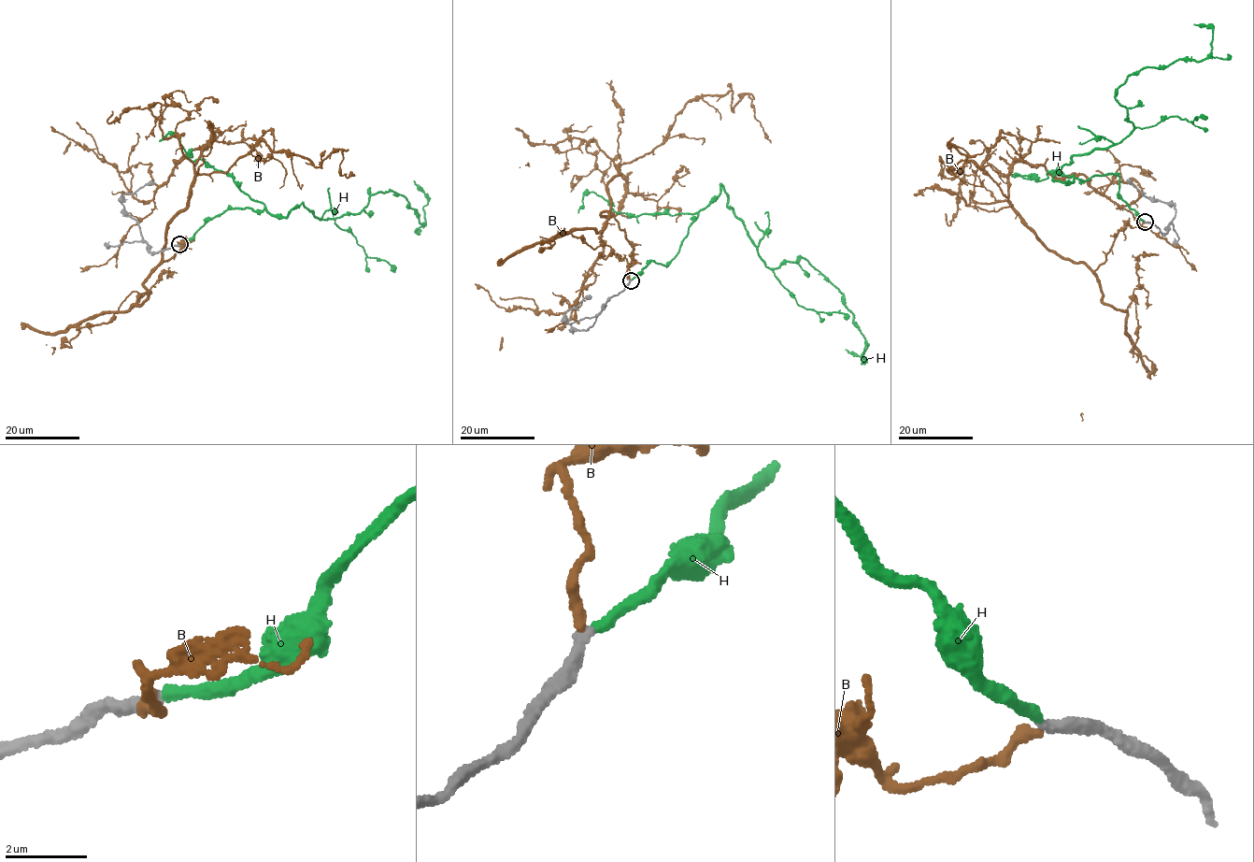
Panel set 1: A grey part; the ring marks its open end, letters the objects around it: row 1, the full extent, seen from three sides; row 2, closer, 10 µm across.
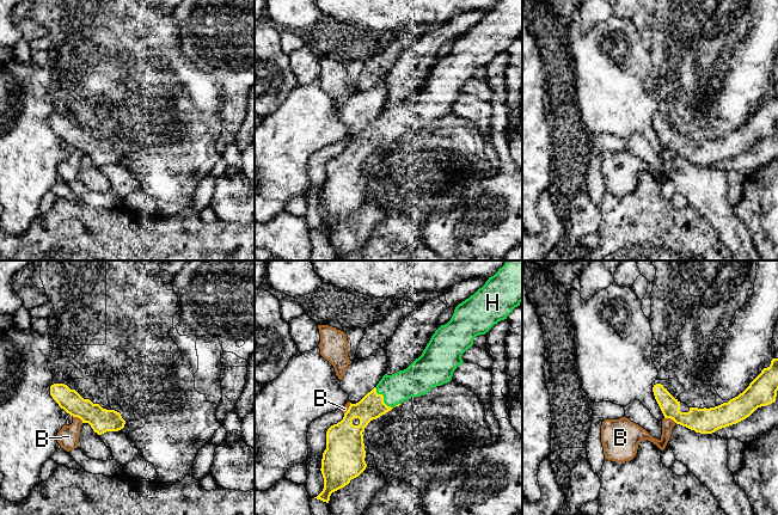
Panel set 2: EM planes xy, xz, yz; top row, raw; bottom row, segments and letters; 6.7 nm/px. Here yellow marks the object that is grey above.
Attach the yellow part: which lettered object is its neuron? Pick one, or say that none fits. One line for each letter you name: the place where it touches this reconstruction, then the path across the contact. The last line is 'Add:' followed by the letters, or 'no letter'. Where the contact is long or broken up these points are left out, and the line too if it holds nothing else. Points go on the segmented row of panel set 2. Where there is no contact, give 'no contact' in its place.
H: xz (383, 402) | across xz (371, 406), (383, 402), (399, 386), (414, 381)
Add: H

